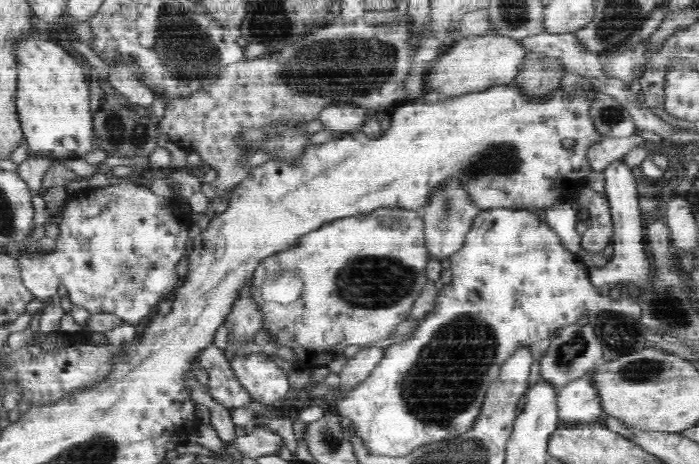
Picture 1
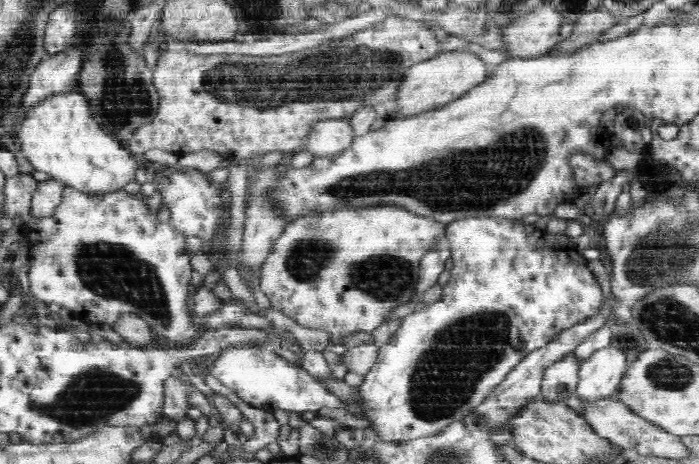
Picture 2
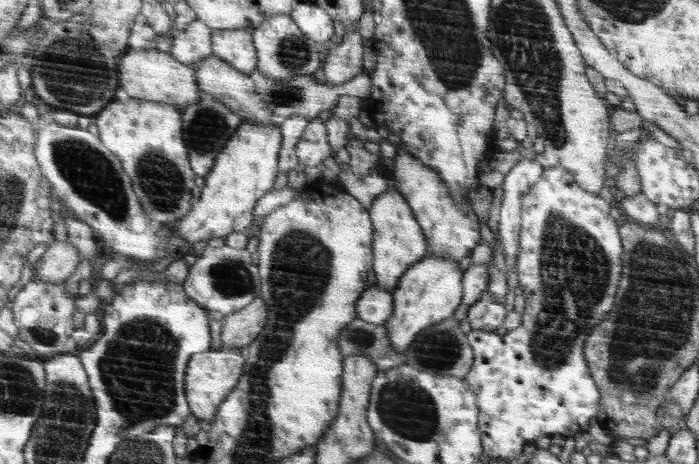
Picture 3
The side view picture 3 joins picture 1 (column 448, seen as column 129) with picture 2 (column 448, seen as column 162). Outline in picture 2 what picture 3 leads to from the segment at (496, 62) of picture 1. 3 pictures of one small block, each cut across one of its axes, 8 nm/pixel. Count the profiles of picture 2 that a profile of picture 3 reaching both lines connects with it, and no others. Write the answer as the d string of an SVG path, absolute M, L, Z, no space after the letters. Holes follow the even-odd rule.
M468 48L446 52L441 50L436 56L413 64L406 72L406 78L397 96L399 112L404 116L412 116L448 104L464 96L478 84L486 82L497 68L498 66L488 64L477 52L472 52Z

